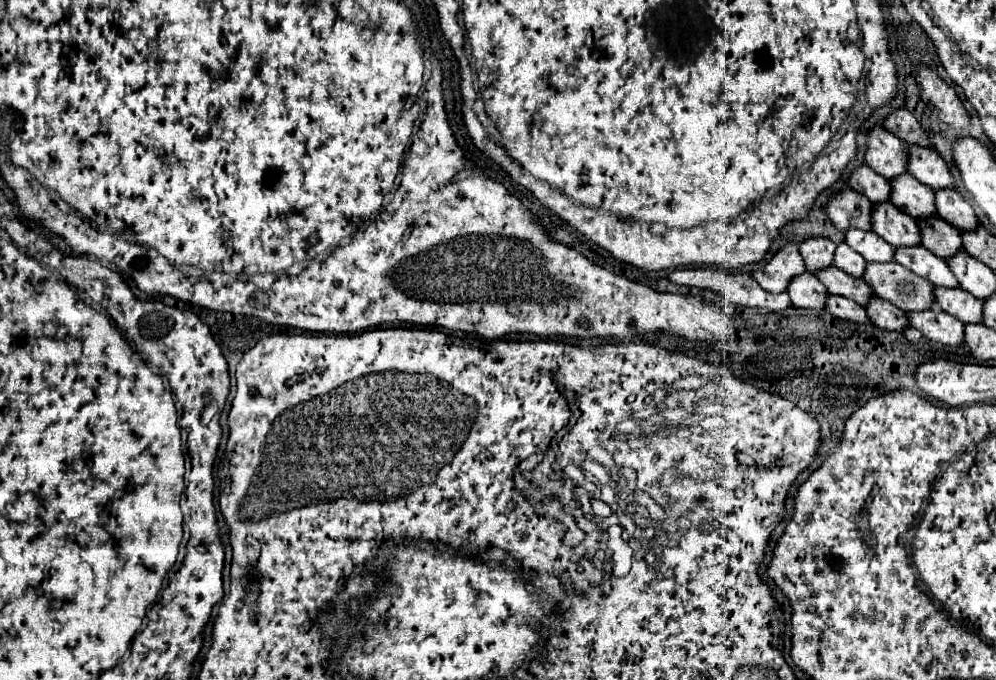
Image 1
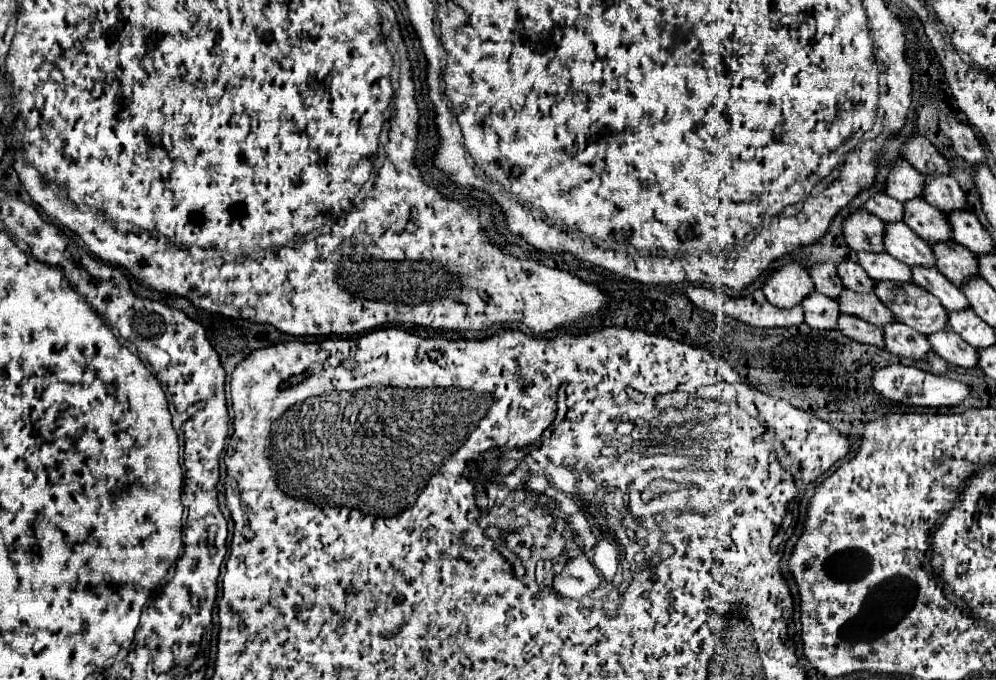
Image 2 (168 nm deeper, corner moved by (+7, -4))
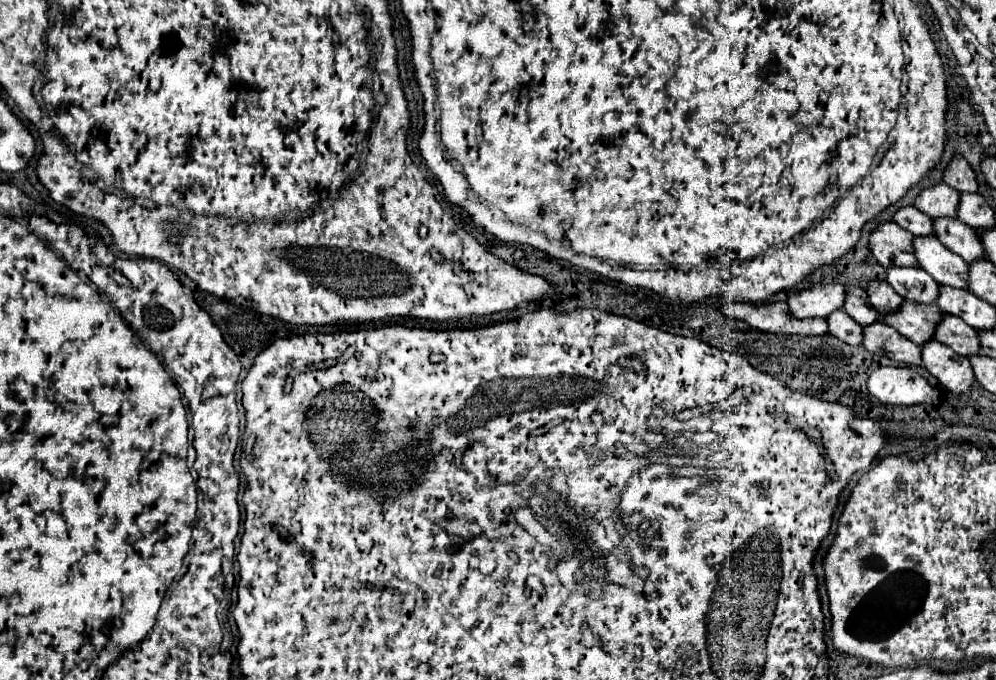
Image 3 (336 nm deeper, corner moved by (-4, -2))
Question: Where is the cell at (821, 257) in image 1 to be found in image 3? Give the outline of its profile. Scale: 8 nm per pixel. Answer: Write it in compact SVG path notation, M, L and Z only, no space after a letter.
M847 287L847 301L843 307L861 327L879 321L879 313L867 303L867 291L861 287Z

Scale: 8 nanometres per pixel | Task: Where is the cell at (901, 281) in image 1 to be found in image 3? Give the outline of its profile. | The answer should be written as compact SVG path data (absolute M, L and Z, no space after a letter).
M945 315L945 319L937 325L935 339L951 347L957 355L979 355L979 335L973 327L969 327L967 323L963 323L963 319L957 319L955 315Z

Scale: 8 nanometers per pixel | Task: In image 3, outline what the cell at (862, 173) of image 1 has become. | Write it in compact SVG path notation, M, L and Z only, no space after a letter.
M903 207L895 213L895 223L915 237L927 237L933 235L933 219L929 215L923 215L915 207Z

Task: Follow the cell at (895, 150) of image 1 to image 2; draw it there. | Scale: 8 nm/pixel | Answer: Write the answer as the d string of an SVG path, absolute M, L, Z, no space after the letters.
M898 157L890 167L884 191L890 197L894 197L896 201L904 203L914 197L920 197L922 187L924 187L924 175L920 171L916 171L906 159Z

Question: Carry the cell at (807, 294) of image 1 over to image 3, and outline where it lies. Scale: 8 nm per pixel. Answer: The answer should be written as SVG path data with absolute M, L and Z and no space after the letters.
M843 309L831 313L827 323L829 323L829 333L835 335L837 339L841 339L849 345L855 345L855 347L863 345L863 327L859 323L855 323Z

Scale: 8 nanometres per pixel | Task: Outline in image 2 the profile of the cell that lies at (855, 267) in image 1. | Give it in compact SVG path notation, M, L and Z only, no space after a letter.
M854 261L838 263L838 277L842 279L846 289L852 289L856 293L870 293L874 289L874 281Z

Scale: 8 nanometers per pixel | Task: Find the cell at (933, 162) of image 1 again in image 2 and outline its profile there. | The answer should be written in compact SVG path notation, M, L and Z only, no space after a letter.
M950 173L948 175L938 175L938 177L926 177L922 197L930 205L938 207L944 213L950 213L950 211L966 207L966 195L958 187L956 179Z

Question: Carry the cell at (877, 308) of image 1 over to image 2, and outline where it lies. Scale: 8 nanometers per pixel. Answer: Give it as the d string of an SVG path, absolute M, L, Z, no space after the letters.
M894 321L892 325L884 325L882 331L886 349L898 357L924 359L924 355L930 351L928 339L922 333L916 333L914 329L908 329L908 325Z

